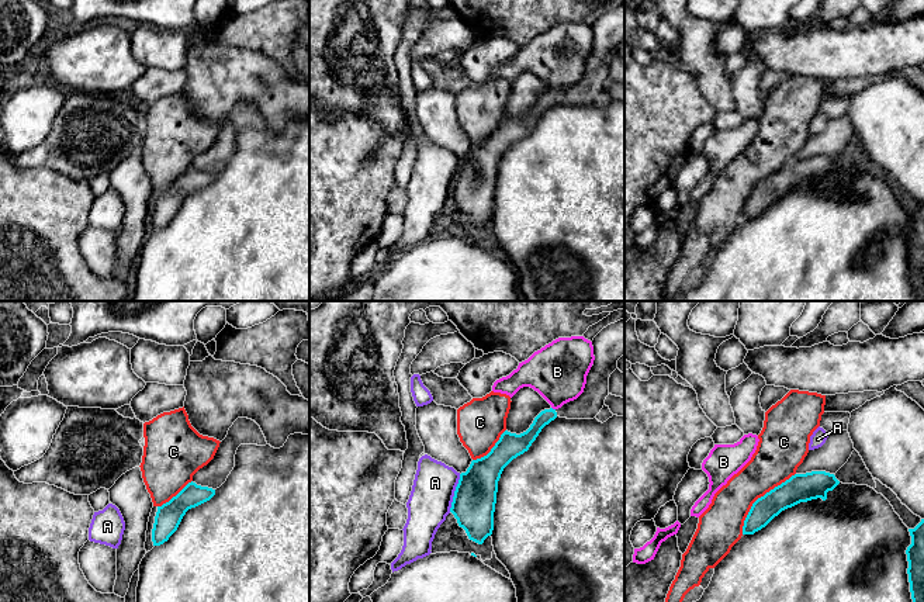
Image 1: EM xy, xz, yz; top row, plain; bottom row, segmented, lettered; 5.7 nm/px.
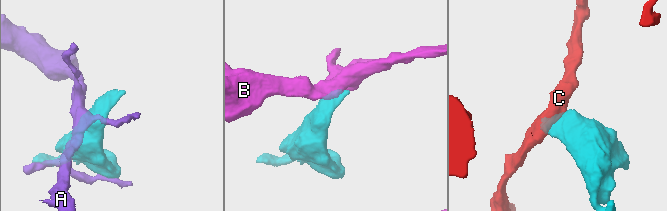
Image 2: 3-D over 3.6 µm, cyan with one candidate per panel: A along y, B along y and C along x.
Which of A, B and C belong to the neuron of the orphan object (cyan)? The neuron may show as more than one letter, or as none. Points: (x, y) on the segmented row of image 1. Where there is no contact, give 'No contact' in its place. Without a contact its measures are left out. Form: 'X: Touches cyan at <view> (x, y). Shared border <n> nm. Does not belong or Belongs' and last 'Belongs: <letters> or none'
A: Touches cyan at xz (454, 492). Shared border 220 nm. Does not belong
B: Touches cyan at xz (552, 408). Shared border 30 nm. Belongs
C: Touches cyan at yz (758, 498). Shared border 460 nm. Does not belong
Belongs: B

